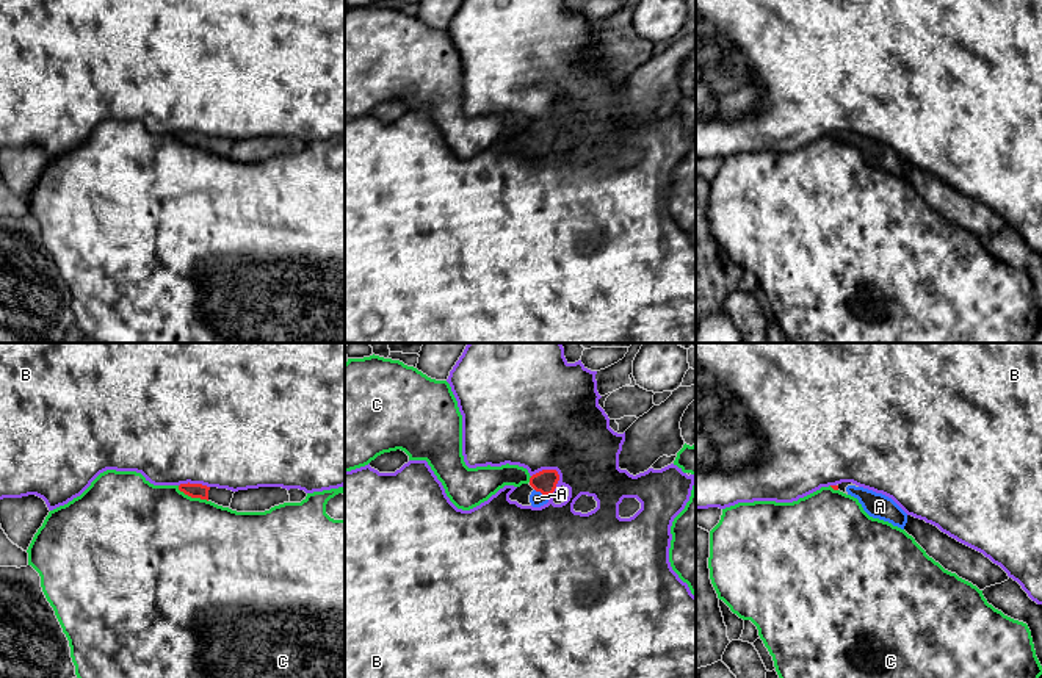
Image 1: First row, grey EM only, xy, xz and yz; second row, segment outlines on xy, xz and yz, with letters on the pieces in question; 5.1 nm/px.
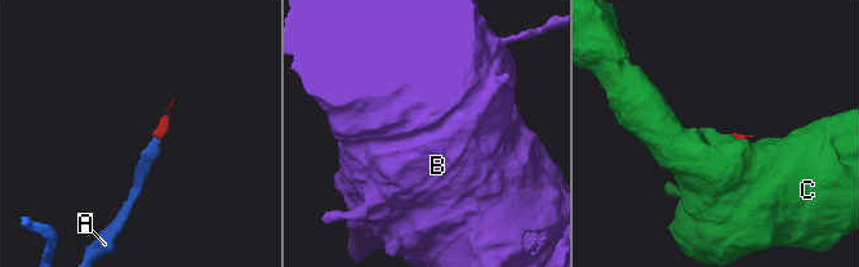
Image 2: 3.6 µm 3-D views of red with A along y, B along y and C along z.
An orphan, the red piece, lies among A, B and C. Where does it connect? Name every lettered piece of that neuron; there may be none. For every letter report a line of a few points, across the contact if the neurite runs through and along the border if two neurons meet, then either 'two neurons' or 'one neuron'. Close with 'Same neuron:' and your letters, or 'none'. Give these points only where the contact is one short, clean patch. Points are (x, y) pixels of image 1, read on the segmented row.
A: xz (546, 481), (539, 490), (536, 498) | one neuron
B: two neurons
C: xy (177, 486), (185, 494), (207, 501) | two neurons
Same neuron: A

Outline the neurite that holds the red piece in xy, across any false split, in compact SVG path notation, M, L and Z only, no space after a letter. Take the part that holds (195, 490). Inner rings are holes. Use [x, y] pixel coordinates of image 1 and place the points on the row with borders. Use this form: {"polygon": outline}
{"polygon": "M180 484L179 490L183 492L185 495L191 498L201 498L208 501L208 490L210 487L202 485L202 484Z"}

